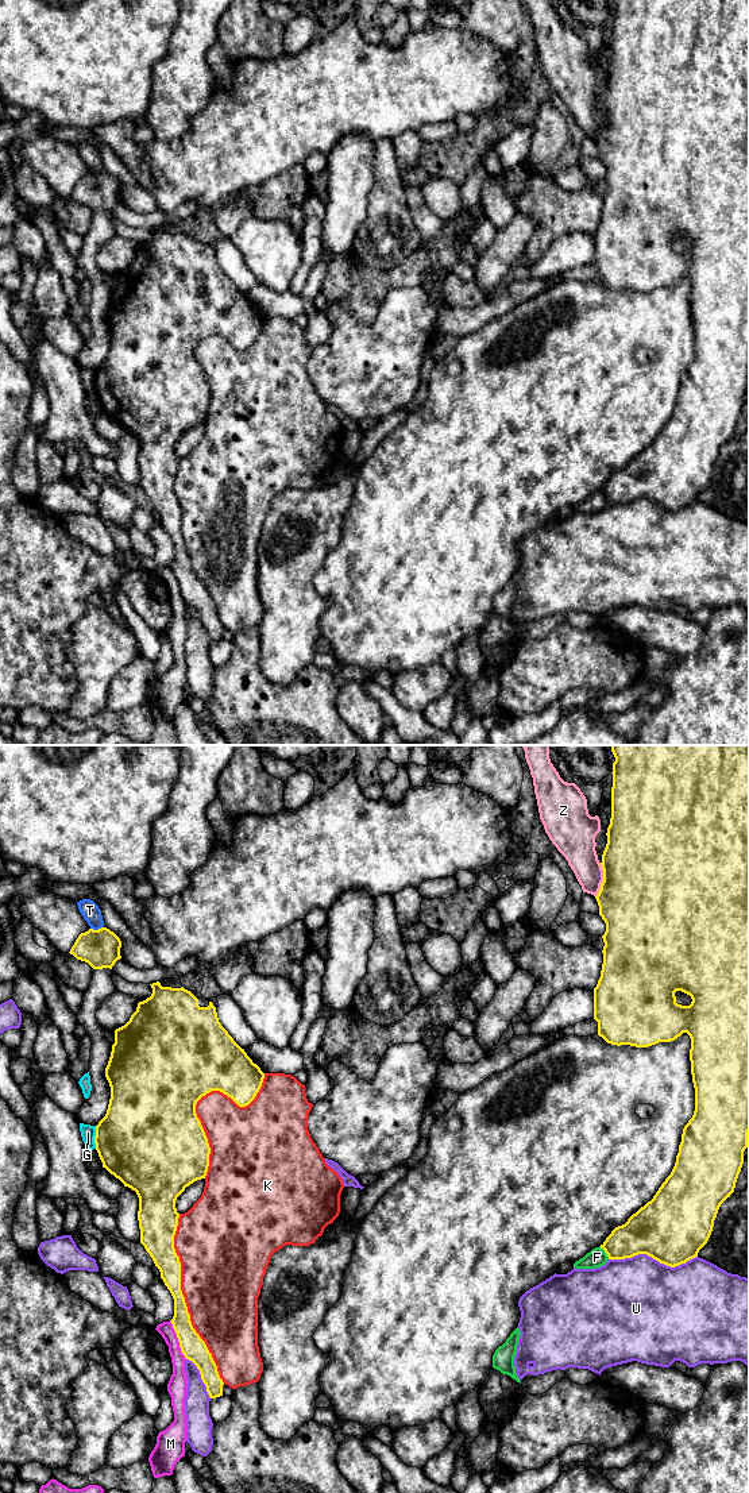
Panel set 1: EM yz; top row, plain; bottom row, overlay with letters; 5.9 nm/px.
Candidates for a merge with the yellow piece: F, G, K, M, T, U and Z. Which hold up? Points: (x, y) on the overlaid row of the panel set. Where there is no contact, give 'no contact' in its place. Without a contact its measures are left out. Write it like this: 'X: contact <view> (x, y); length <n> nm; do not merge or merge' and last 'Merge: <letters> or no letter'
F: contact yz (605, 1252); length 100 nm; do not merge
G: contact yz (95, 1137); length 140 nm; do not merge
K: contact yz (184, 1299); length 1050 nm; do not merge
M: contact yz (178, 1339); length 260 nm; do not merge
T: contact yz (96, 930); length 80 nm; do not merge
U: contact yz (652, 1257); length 550 nm; do not merge
Z: contact yz (603, 880); length 220 nm; do not merge
Merge: no letter

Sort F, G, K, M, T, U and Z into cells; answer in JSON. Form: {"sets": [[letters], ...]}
{"sets": [["F"], ["G"], ["K"], ["M"], ["T"], ["U"], ["Z"]]}

